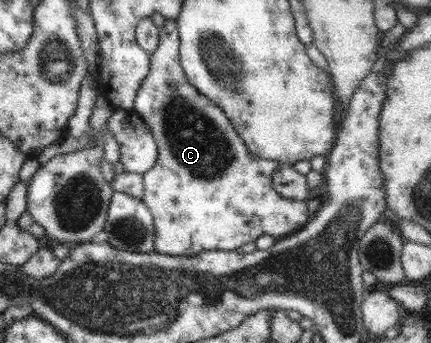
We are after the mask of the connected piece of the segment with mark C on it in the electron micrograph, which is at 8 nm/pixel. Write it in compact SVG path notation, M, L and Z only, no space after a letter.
M166 19L164 25L159 28L159 44L154 53L150 53L150 68L148 77L142 82L142 86L136 94L135 103L132 110L137 112L137 115L150 127L152 136L158 146L158 160L148 172L143 174L143 195L141 201L146 204L148 210L153 216L153 225L155 226L155 252L160 254L169 254L172 256L194 256L207 250L237 250L243 244L254 243L255 240L262 234L270 234L270 236L288 236L293 232L300 230L308 222L309 208L306 207L305 201L297 201L280 196L272 186L273 174L277 172L280 165L275 161L266 158L259 158L250 153L245 142L240 138L240 135L234 130L229 118L224 114L224 111L216 106L208 97L198 93L186 79L186 74L180 66L180 38L178 33L178 23L176 19Z

